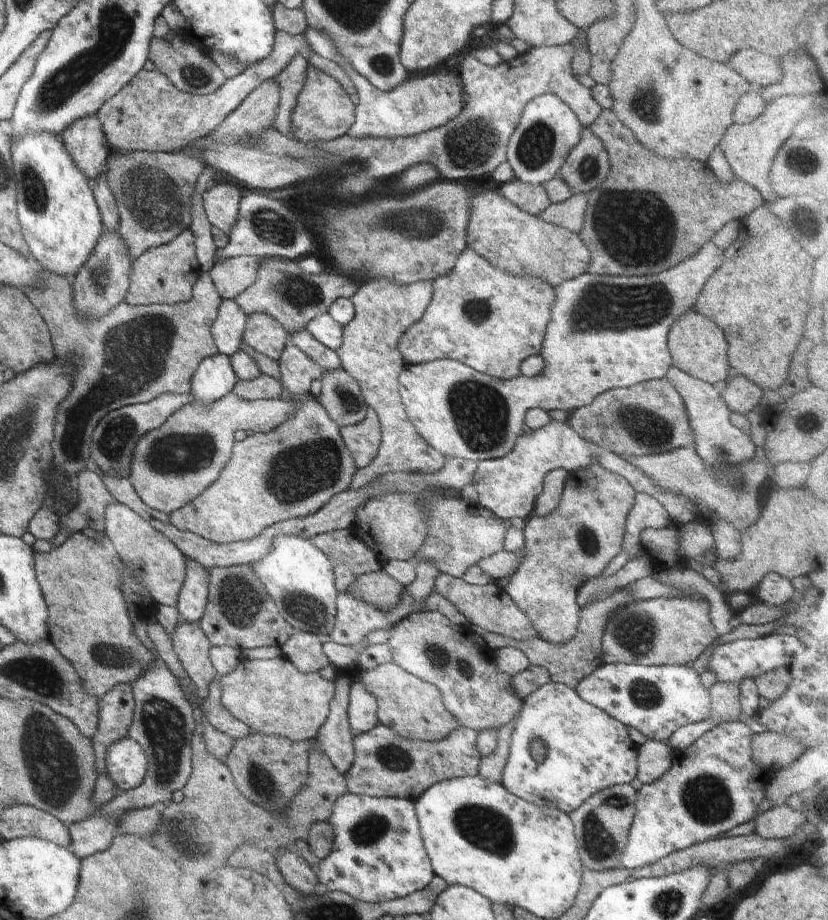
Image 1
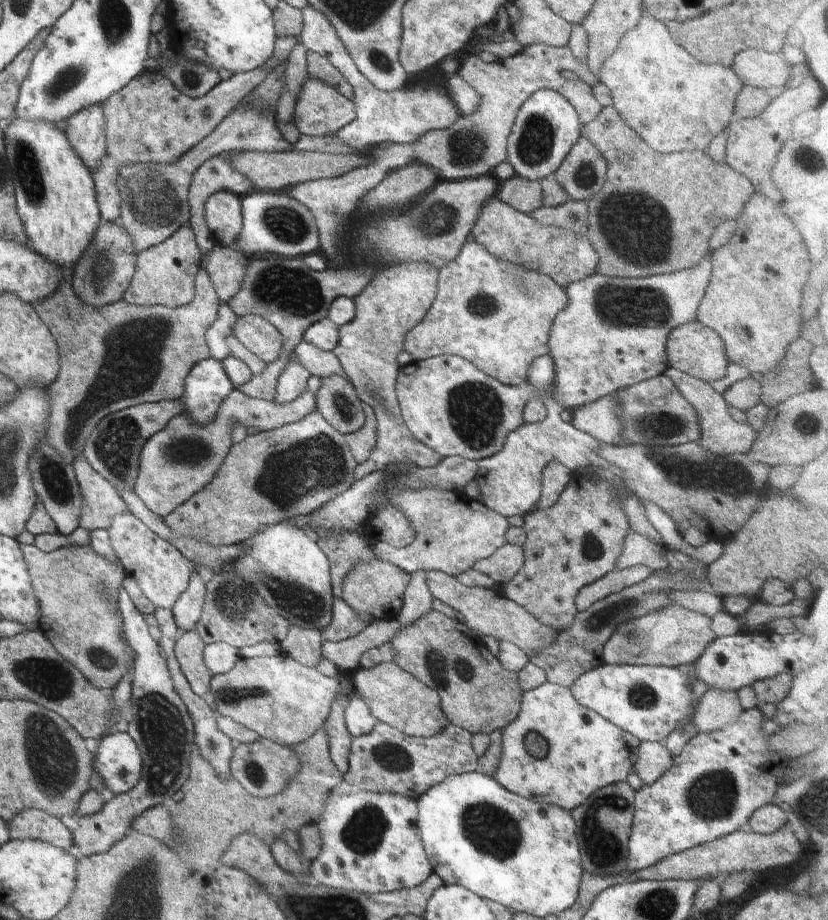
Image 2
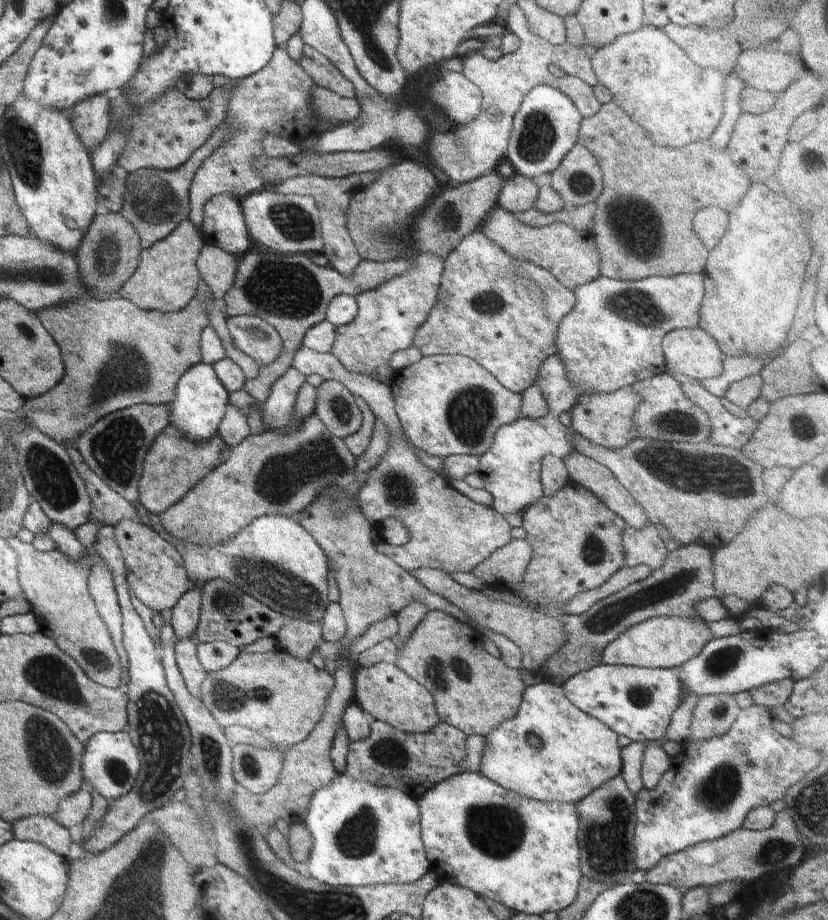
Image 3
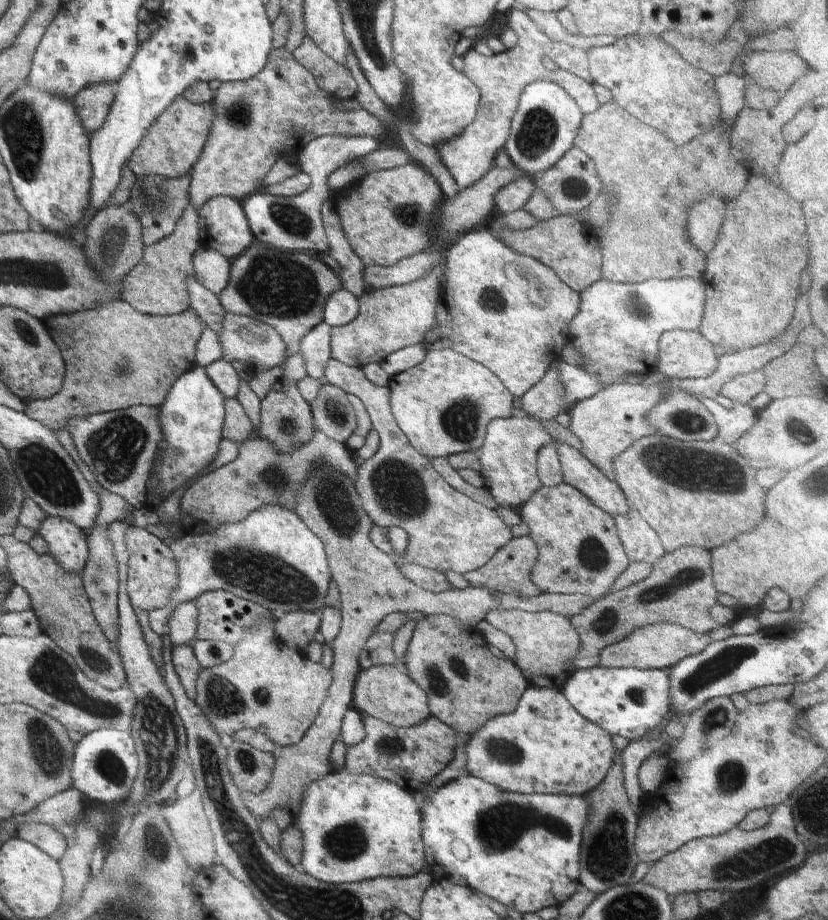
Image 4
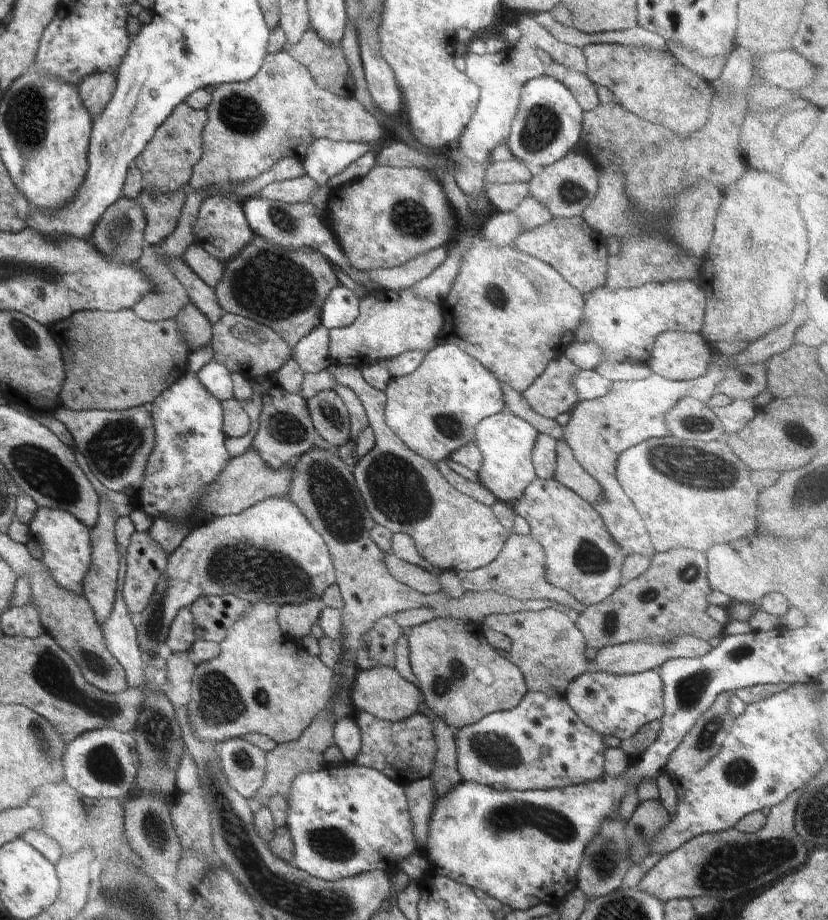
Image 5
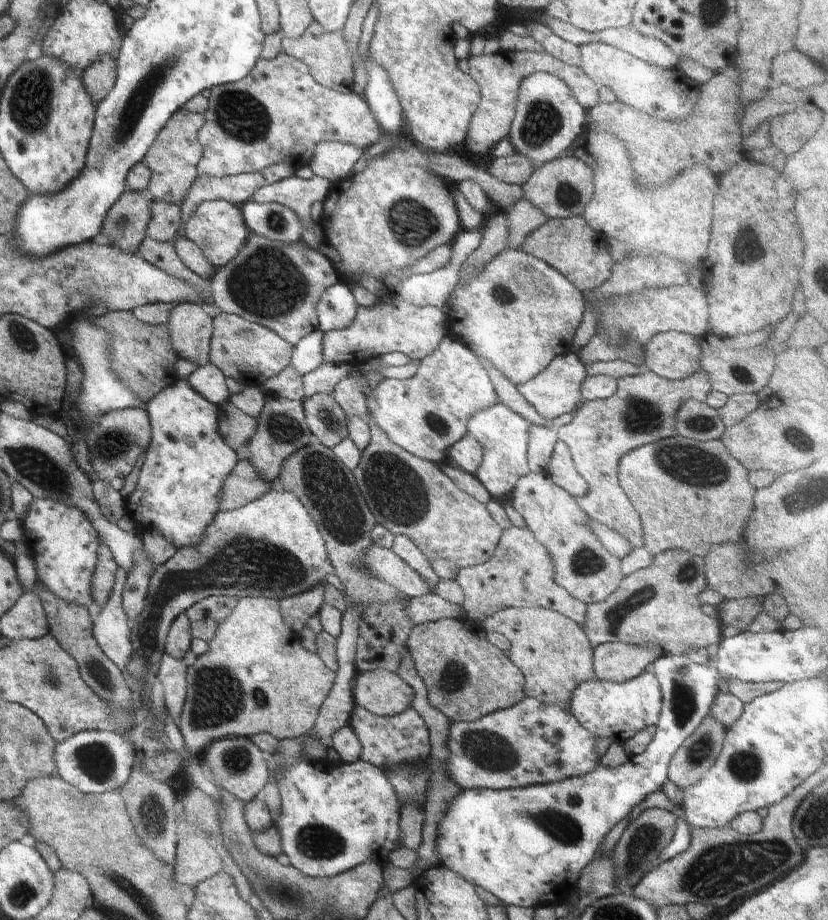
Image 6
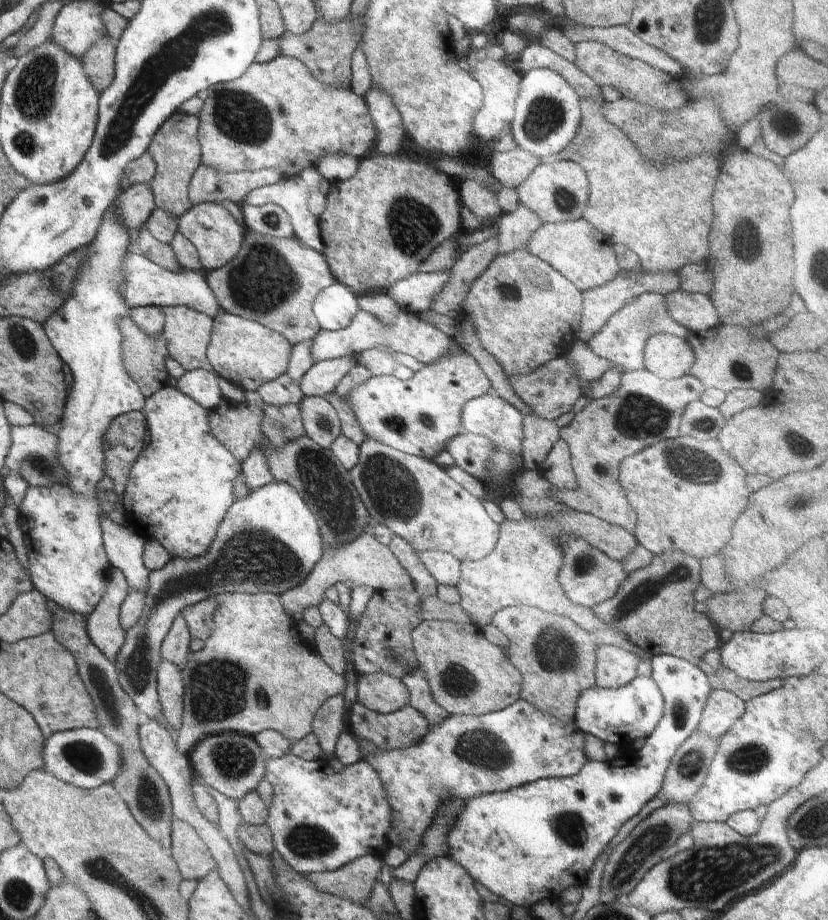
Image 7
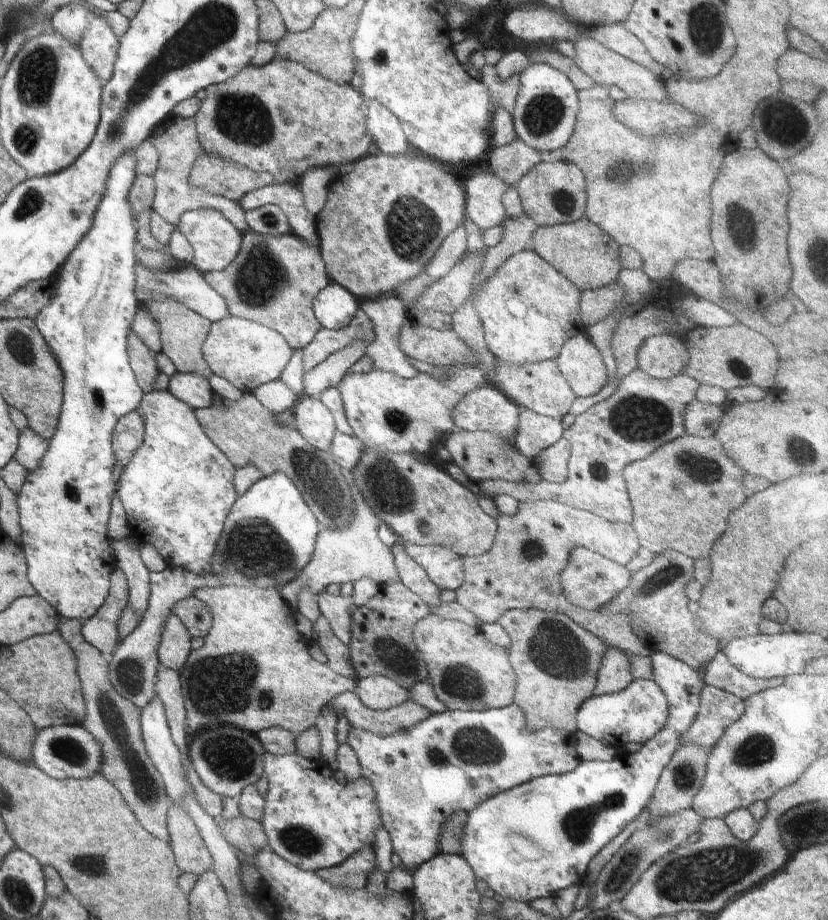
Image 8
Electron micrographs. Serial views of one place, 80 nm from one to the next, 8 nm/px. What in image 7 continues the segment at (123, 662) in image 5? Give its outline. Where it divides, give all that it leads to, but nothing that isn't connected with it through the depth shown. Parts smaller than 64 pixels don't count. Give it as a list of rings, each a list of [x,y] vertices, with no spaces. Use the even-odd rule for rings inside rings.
[[[113,569],[109,575],[106,592],[86,617],[86,624],[90,640],[111,663],[115,663],[126,632],[121,625],[121,604],[130,588],[120,569]]]

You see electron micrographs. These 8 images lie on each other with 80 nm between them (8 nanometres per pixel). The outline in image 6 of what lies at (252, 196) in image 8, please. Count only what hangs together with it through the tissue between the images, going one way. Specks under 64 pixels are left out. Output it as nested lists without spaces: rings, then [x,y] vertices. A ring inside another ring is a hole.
[[[294,175],[259,188],[253,194],[253,200],[259,203],[280,203],[293,210],[301,218],[305,228],[302,240],[319,250],[319,241],[313,232],[313,226],[316,223],[311,220],[311,206],[316,201],[325,200],[330,185],[328,179],[316,175],[311,179]]]

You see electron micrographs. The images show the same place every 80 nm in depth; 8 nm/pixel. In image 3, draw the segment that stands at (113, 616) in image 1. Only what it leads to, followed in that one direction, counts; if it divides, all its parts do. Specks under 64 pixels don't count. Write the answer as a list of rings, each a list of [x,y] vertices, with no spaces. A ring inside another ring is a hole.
[[[18,537],[6,540],[14,552],[17,552],[19,583],[40,631],[53,638],[58,648],[73,658],[90,680],[109,689],[120,688],[120,657],[93,596],[89,593],[88,579],[93,570],[92,554],[69,557],[58,549],[43,553],[32,543],[20,541]]]

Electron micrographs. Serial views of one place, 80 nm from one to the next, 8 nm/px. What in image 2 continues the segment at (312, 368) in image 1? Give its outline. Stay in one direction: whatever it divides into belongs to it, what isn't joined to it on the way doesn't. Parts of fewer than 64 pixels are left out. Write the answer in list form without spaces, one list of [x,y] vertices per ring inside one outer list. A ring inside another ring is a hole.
[[[295,353],[292,354],[285,360],[282,372],[277,378],[277,395],[274,401],[277,403],[295,401],[307,391],[310,376],[312,376],[311,372],[301,365],[300,359]]]

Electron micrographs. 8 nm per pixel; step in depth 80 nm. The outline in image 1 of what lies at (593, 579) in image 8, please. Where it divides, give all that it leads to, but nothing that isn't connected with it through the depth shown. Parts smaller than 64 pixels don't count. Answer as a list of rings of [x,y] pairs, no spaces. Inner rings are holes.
[[[594,459],[586,468],[570,471],[568,473],[559,505],[547,517],[536,517],[532,515],[526,520],[527,523],[523,530],[523,535],[525,536],[525,561],[517,568],[517,571],[511,578],[511,581],[505,586],[504,590],[516,603],[516,606],[528,615],[528,618],[531,620],[531,625],[537,630],[537,636],[540,637],[542,641],[552,643],[553,645],[561,645],[566,641],[572,640],[572,637],[576,634],[581,609],[576,602],[578,589],[587,580],[600,577],[601,572],[606,568],[610,560],[621,552],[627,516],[630,508],[632,508],[634,504],[636,495],[637,492],[630,486],[630,483],[625,478],[622,478],[622,476],[615,472],[610,472]]]

